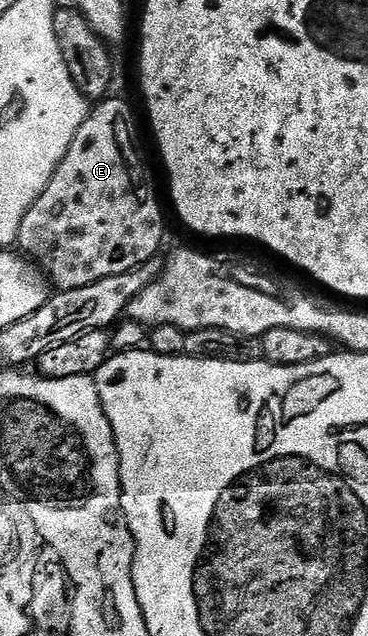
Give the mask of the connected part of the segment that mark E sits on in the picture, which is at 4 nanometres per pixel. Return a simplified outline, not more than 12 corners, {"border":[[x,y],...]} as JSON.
{"border":[[122,99],[91,107],[19,249],[57,291],[153,261],[164,214]]}

